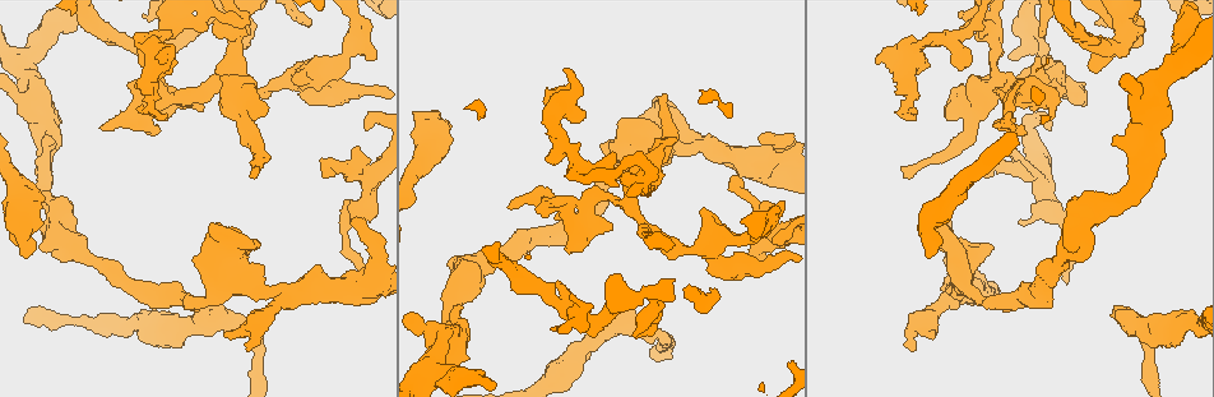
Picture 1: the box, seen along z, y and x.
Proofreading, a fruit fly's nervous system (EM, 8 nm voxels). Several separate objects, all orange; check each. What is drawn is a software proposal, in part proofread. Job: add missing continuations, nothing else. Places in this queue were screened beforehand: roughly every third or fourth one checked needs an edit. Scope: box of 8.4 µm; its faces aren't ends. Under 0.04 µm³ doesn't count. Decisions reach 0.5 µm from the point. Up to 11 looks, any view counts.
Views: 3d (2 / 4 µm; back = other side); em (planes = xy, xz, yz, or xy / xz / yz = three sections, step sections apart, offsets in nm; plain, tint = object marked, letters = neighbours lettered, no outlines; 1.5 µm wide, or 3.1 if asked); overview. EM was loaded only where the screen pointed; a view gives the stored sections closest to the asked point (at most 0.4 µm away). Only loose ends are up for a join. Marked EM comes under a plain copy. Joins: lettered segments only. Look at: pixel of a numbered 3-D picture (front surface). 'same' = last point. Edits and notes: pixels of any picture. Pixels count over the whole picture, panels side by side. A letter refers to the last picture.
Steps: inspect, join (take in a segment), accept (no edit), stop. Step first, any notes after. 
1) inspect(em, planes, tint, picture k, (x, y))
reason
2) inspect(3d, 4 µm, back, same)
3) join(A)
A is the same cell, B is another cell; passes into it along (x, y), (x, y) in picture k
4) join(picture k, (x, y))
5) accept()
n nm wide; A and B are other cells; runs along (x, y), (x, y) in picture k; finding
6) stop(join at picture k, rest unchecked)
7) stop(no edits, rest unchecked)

inspect(3d, 4 µm, picture 1, (985, 176))
free end

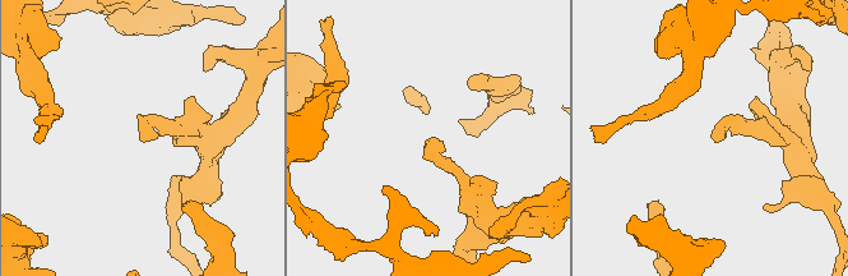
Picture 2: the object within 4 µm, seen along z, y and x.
inspect(em, planes, letters, picture 2, (717, 139))
need the tissue

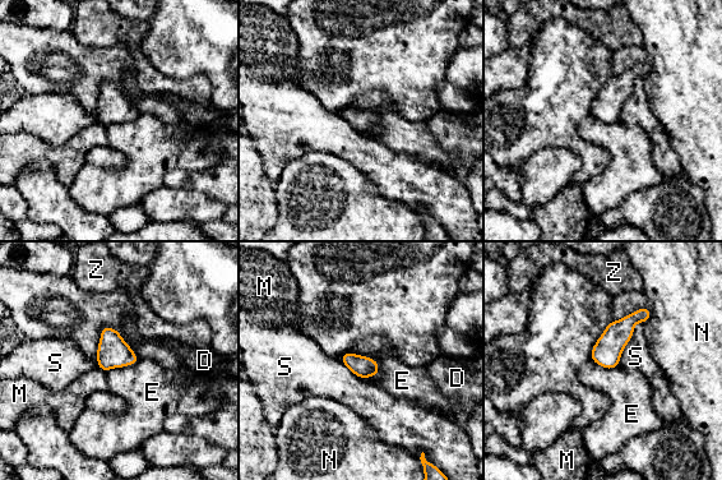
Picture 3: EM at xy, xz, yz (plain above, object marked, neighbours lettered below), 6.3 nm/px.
accept()
S touches over 320 nm; D, E, M, N, S and Z are other cells; border along (350, 351), (374, 359), (378, 373) in picture 3; none of them fits

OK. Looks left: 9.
inspect(em, planes, letters, picture 1, (912, 349))
branch stops here

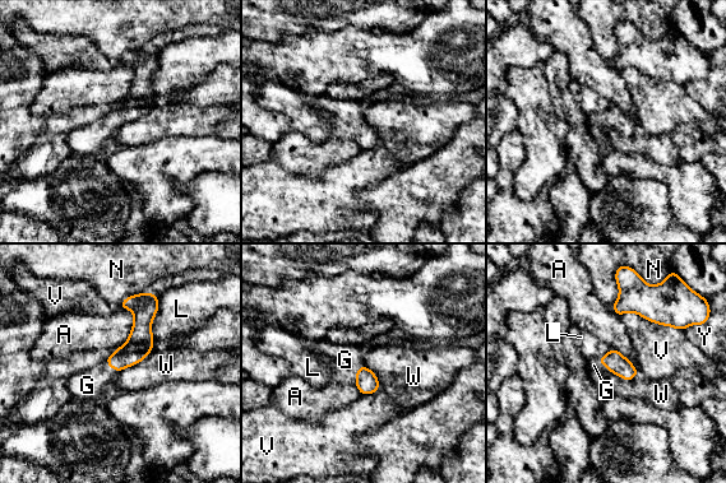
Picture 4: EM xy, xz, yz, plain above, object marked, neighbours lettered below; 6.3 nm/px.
join(G)
G is the same cell, A, L, N, V, W and Y are other cells; passes into it along (366, 381), (356, 374), (345, 360) in picture 4; it goes on there

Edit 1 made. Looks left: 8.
inspect(em, planes, letters, picture 1, (293, 83))
branch stops here

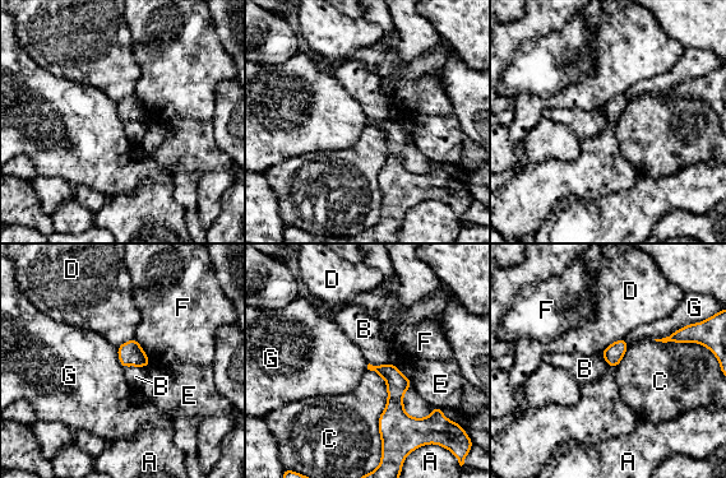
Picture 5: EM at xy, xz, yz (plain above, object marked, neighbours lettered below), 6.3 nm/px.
accept()
A, B, C, D, E, F and G are other cells; none of them fits

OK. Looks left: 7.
inspect(em, planes, tint, picture 1, (928, 248))
branch stops here

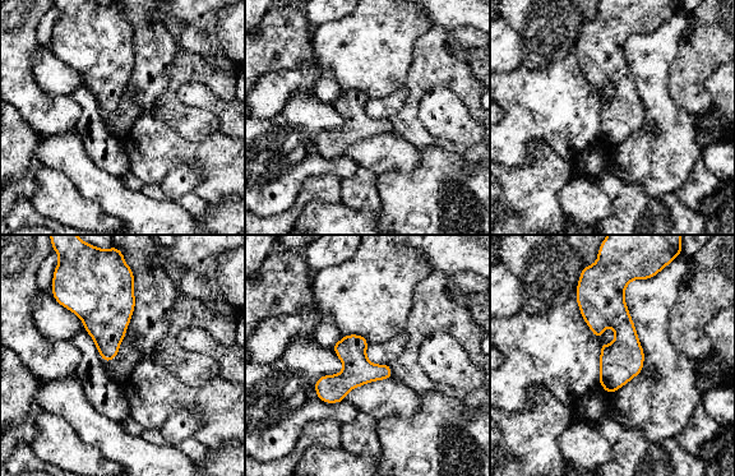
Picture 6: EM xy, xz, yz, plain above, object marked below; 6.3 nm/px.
inspect(em, planes, letters, same)
see the neighbours

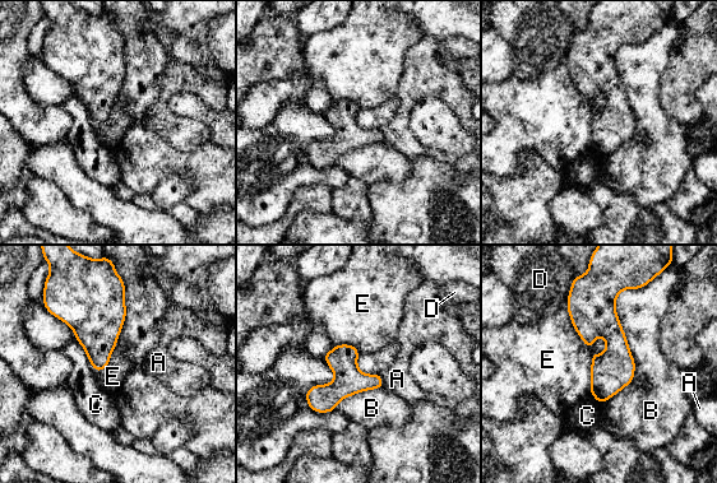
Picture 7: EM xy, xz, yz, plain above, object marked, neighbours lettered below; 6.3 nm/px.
accept()
A, B, C, D and E are other cells; border along (565, 307), (574, 330), (590, 349) in picture 7; no lettered segment goes on from it

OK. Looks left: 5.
stop(join at picture 4, rest unchecked)

